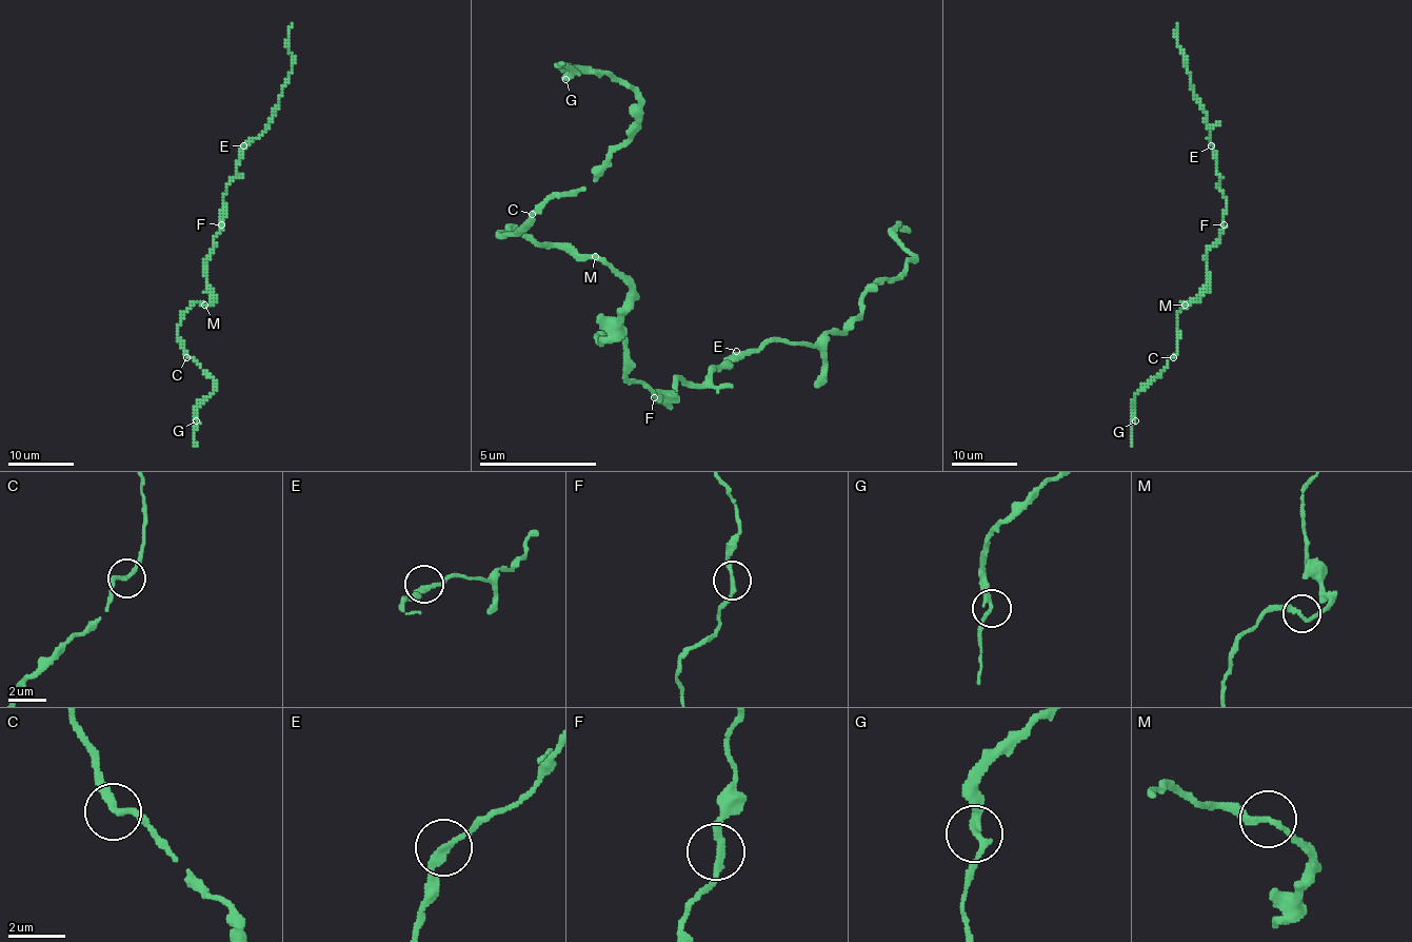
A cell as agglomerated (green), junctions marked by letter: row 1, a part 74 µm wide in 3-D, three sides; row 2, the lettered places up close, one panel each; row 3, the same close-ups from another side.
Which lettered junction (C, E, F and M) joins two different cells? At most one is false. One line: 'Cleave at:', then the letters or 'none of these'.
Cleave at: none of these

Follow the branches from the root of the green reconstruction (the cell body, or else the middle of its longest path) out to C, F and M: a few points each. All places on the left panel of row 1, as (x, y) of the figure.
C: (213, 250), (204, 275), (214, 301), (195, 302), (178, 327), (186, 356)
F: (213, 250), (213, 240), (221, 231), (221, 224)
M: (213, 250), (204, 263), (204, 275), (206, 290), (214, 301), (204, 305)

